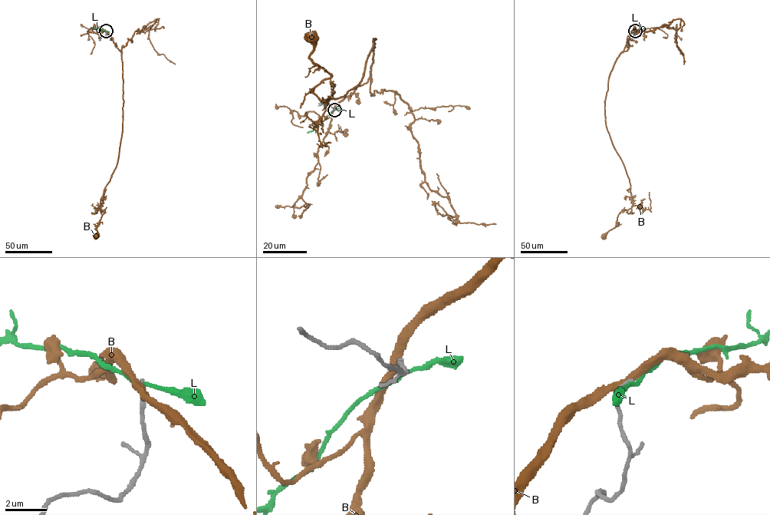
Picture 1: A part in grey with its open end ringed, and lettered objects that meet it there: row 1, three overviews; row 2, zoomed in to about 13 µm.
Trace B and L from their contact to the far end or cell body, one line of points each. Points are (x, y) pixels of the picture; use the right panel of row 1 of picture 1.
B: (634, 31), (610, 72), (604, 100), (607, 130), (629, 179), (633, 206), (622, 209), (616, 226), (603, 236)
L: (635, 31), (645, 28)

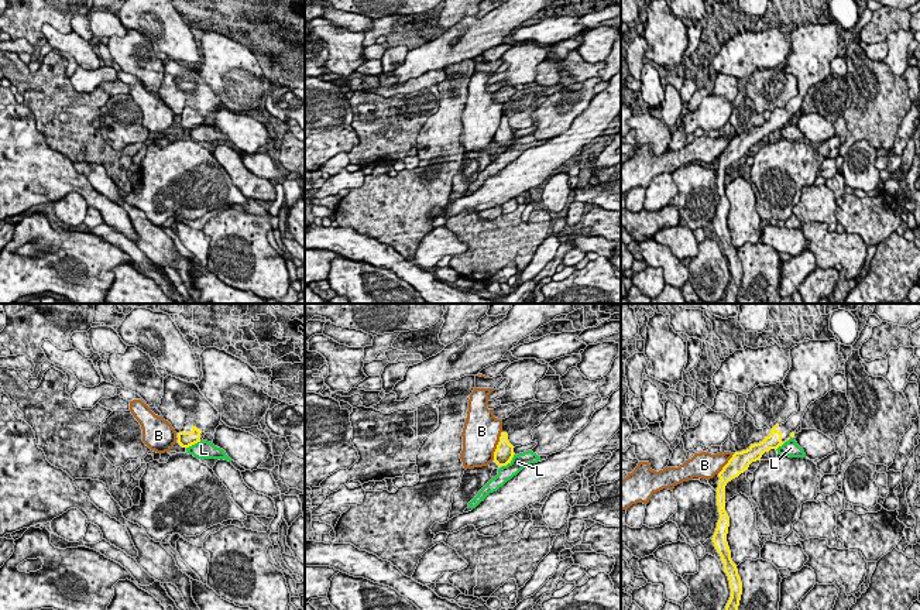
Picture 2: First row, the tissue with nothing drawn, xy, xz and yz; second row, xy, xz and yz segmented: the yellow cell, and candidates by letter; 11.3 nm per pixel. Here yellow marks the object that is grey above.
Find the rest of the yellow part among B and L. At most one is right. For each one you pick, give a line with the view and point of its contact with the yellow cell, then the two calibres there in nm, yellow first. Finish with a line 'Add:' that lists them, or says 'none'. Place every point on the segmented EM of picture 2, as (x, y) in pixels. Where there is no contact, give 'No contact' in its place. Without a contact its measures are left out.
Add: none

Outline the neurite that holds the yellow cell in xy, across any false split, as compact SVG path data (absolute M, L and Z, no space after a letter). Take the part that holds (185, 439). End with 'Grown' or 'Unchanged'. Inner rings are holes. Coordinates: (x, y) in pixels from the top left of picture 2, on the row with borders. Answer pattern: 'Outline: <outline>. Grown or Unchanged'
Outline: M189 422L183 424L183 428L178 433L178 443L182 448L189 448L198 442L200 442L202 431L196 426L190 425Z. Grown

